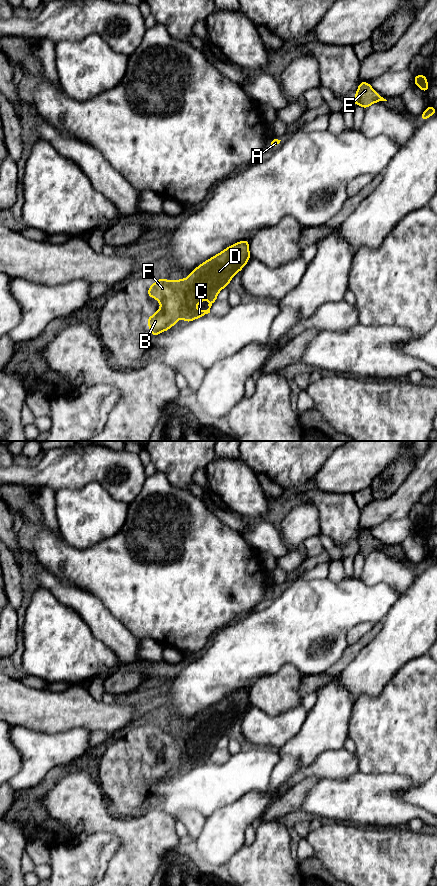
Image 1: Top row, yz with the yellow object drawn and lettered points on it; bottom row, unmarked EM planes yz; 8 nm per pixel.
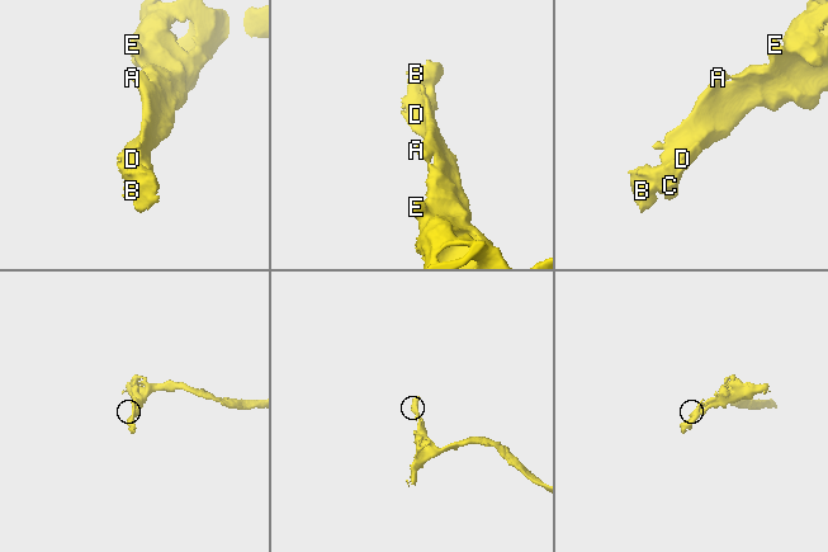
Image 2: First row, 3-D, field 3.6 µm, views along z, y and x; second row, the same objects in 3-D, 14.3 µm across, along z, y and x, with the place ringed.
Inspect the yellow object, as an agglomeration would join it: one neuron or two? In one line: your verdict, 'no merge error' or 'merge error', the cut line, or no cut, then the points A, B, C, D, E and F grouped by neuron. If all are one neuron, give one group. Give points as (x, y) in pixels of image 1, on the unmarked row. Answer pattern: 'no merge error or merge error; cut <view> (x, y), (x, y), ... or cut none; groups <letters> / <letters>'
no merge error; cut none; groups A B C D E F

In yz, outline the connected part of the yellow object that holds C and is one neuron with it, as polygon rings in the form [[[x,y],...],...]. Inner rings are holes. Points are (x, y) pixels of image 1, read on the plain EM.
[[[242,688],[196,715],[186,727],[170,729],[159,726],[147,739],[147,744],[156,746],[162,753],[155,763],[147,766],[152,784],[169,778],[180,765],[191,770],[210,761],[220,738],[228,735],[232,725],[249,707],[249,688]],[[205,745],[209,756],[196,758],[195,753],[202,752]]]

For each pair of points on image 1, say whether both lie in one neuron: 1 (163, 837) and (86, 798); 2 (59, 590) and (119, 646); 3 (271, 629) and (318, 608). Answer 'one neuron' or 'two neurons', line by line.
1: one neuron
2: one neuron
3: one neuron

